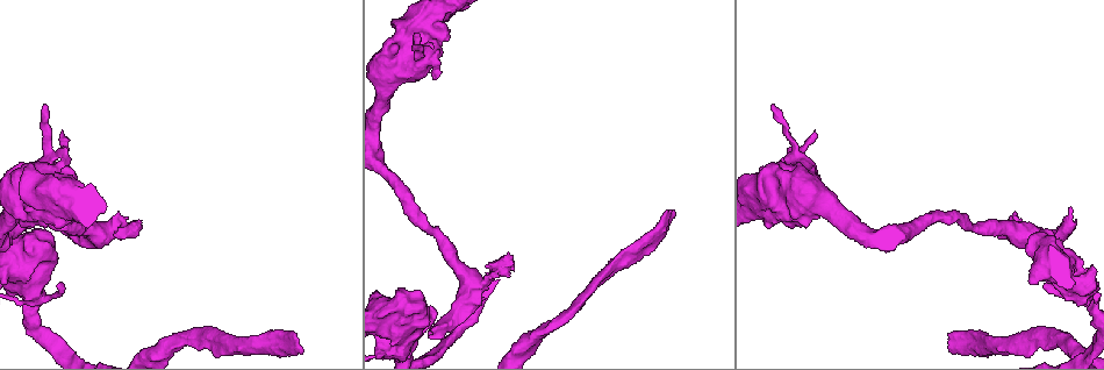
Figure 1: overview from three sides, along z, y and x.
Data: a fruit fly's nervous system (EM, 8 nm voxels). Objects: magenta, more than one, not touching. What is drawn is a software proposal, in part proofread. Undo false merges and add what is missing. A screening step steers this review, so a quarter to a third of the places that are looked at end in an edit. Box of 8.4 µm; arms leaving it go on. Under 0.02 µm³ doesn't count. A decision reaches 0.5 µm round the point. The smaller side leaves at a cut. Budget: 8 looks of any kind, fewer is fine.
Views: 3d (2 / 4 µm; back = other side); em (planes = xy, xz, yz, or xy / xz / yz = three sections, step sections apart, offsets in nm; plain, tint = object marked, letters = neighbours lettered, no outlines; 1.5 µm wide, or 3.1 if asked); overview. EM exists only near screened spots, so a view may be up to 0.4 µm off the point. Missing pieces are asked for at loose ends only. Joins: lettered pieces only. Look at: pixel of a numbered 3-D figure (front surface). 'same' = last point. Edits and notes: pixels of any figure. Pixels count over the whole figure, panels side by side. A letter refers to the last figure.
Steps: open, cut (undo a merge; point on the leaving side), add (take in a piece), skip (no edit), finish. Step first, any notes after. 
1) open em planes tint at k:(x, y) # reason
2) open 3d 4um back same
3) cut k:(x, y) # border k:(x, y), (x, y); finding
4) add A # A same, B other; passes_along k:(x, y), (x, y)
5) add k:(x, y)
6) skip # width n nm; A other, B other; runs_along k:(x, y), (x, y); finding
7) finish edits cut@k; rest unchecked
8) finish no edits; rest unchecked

open 3d 2um at 1:(418, 33) # free end

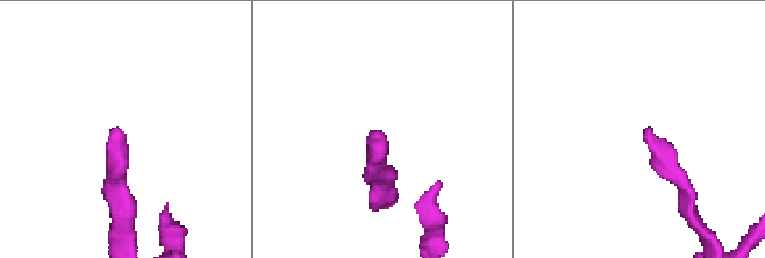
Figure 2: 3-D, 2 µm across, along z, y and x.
open em xz step 4 tint at 2:(119, 128)

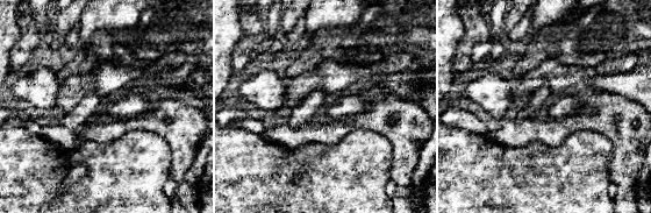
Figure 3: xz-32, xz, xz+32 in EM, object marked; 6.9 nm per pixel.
open em planes letters same # another direction

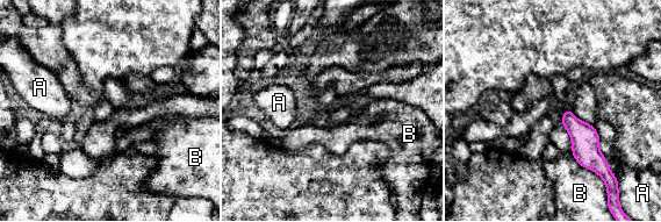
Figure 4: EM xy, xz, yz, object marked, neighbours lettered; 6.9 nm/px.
skip # A other, B other; no lettered piece goes on from it

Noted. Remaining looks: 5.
open em xy step 8 tint at 1:(1072, 209) # branch stops here

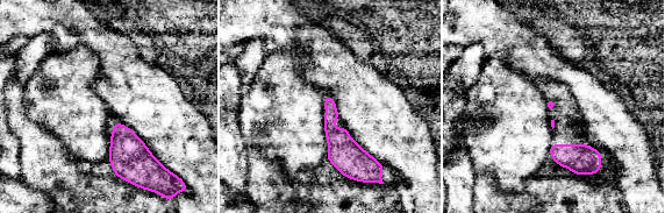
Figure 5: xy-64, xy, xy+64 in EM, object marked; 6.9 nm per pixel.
open em planes letters same # another direction

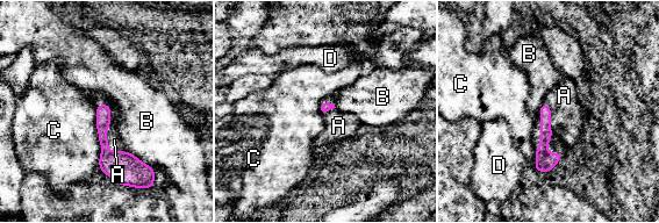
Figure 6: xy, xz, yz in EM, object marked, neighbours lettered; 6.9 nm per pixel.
add A # A same, B other, C other, D other; passes_along 6:(121, 166), (106, 135), (114, 139); it goes on there

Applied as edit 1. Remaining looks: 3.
open 3d 4um at 1:(1082, 293) # sudden change in width

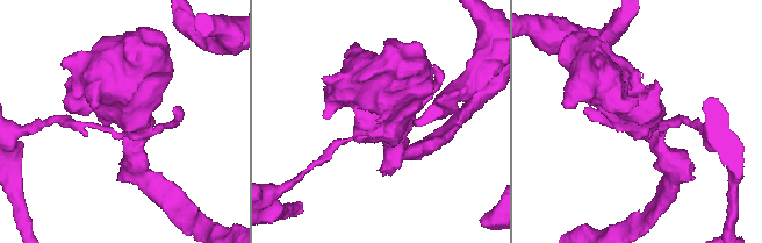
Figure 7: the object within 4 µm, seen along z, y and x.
open em planes letters at 7:(395, 121) # need the tissue

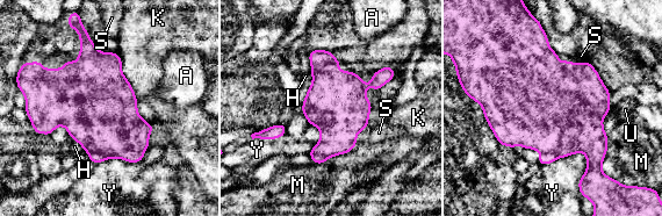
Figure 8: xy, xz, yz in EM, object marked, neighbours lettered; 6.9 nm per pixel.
cut 8:(95, 157) # width 550 nm; longest_contact H 420 nm; A other, H other, K other, M other, S other, U other, Y other; a second cell is stuck on

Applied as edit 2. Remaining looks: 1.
finish edits add@6, cut@8; rest unchecked

